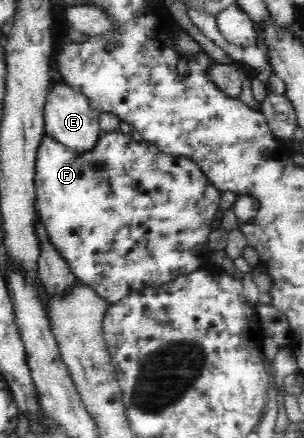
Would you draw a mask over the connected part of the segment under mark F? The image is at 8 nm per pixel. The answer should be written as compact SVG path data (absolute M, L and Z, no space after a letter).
M120 130L116 132L101 131L95 144L85 154L71 153L62 144L55 142L48 136L43 136L39 150L37 150L35 168L35 191L37 191L37 196L35 196L37 206L35 207L39 211L40 224L44 226L49 242L65 259L65 262L78 280L95 291L95 294L107 304L115 304L118 300L140 291L141 288L165 284L175 280L179 275L193 272L203 266L205 260L212 257L213 251L209 248L209 234L213 230L211 223L220 217L221 191L215 188L197 164L186 156L165 154L147 141L133 141L129 135L123 134Z

